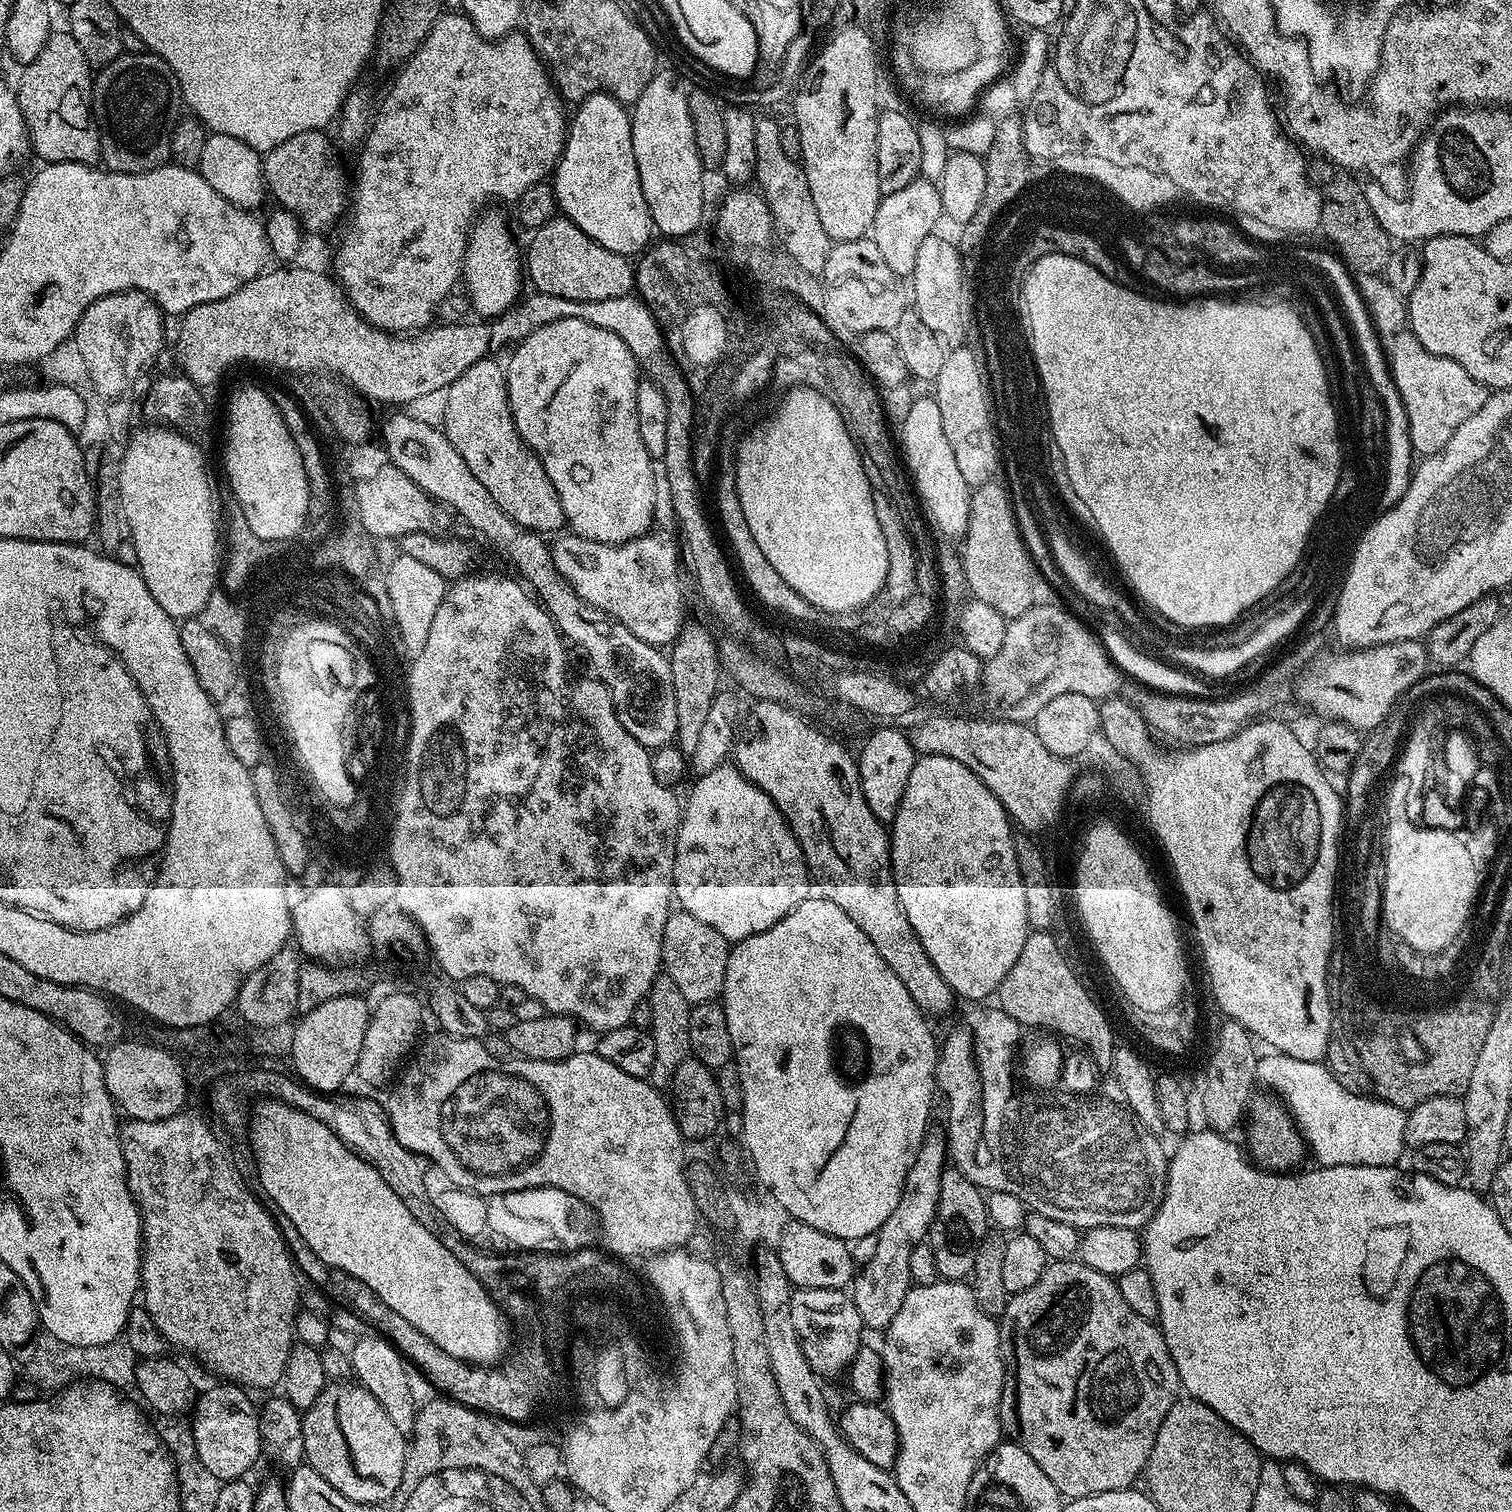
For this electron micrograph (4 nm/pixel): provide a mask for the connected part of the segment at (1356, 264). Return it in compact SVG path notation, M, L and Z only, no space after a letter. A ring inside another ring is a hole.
M1336 174L1322 192L1322 218L1319 231L1333 244L1331 247L1338 253L1339 259L1353 273L1383 273L1390 262L1394 251L1394 241L1382 230L1378 218L1374 218L1374 210L1368 201L1368 193L1355 175ZM1340 251L1340 252L1339 252Z

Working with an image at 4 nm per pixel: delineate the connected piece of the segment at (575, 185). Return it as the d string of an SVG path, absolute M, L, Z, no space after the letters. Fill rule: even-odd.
M604 92L587 96L575 108L576 113L573 116L571 113L570 123L566 128L560 161L556 163L550 180L552 189L556 192L559 211L572 220L578 230L590 234L594 242L606 246L606 250L614 250L629 258L635 257L649 247L654 229L646 198L642 194L642 182L638 178L638 162L634 162L632 118L629 109Z

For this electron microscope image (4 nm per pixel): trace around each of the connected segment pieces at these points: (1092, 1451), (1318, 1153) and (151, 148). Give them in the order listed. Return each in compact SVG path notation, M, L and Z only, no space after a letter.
M1079 1258L1052 1260L1049 1263L1048 1269L1042 1274L1042 1278L1038 1278L1038 1282L1034 1282L1034 1286L1009 1295L1008 1304L1005 1306L1003 1314L999 1316L998 1323L1000 1326L1000 1352L1004 1355L1004 1385L1002 1386L1002 1398L1000 1399L1000 1427L1003 1435L1011 1443L1022 1446L1022 1450L1026 1450L1026 1454L1030 1454L1030 1458L1034 1458L1034 1462L1038 1462L1038 1467L1042 1469L1042 1474L1046 1474L1046 1478L1050 1478L1050 1482L1054 1482L1054 1486L1060 1491L1061 1497L1093 1496L1103 1492L1117 1492L1123 1488L1132 1488L1135 1485L1135 1480L1139 1481L1144 1475L1144 1467L1148 1464L1150 1450L1154 1450L1154 1438L1158 1438L1158 1426L1162 1426L1162 1418L1166 1418L1166 1410L1170 1410L1170 1406L1178 1399L1182 1392L1178 1366L1174 1366L1174 1358L1170 1358L1170 1350L1166 1346L1164 1335L1160 1332L1159 1327L1153 1321L1142 1318L1142 1314L1138 1314L1135 1310L1130 1310L1130 1305L1122 1298L1122 1290L1118 1290L1116 1280L1113 1277L1106 1274L1098 1274L1098 1270L1090 1270L1090 1266L1086 1266Z
M1272 1050L1256 1062L1256 1079L1273 1088L1292 1114L1307 1151L1320 1166L1374 1166L1390 1168L1406 1149L1407 1115L1405 1109L1387 1104L1371 1095L1350 1094L1328 1068L1327 1063L1290 1058Z
M127 52L95 73L92 114L100 126L100 160L110 172L142 174L172 160L172 131L182 113L178 78L151 52Z

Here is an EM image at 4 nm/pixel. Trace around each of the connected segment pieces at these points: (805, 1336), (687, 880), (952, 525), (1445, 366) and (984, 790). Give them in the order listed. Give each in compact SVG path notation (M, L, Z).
M801 1288L793 1291L791 1297L791 1317L798 1334L798 1342L801 1343L802 1354L806 1362L820 1378L836 1376L847 1373L851 1364L862 1347L860 1339L866 1335L866 1329L862 1318L858 1314L858 1306L854 1306L851 1295L847 1291L838 1288Z
M732 762L718 765L695 781L682 808L674 854L674 900L683 911L706 922L729 942L745 940L770 930L810 896L808 864L784 816L758 786L743 776Z
M917 395L913 399L906 414L906 422L898 425L898 444L906 461L915 495L931 527L944 536L963 537L964 531L968 529L972 488L969 480L962 478L962 473L958 471L954 450L950 450L950 442L946 442L946 433L942 430L942 414L938 411L935 395Z
M1411 330L1391 337L1386 359L1392 381L1406 410L1412 451L1417 457L1433 456L1441 452L1446 442L1454 438L1454 430L1458 430L1458 426L1462 426L1470 414L1478 414L1490 394L1489 389L1470 378L1470 374L1466 374L1458 362L1430 354L1430 350L1418 342Z
M921 755L917 759L914 770L910 770L910 782L906 782L906 794L902 794L902 806L890 825L892 873L898 890L898 902L902 902L902 910L910 926L914 926L914 934L918 934L918 942L922 942L930 962L934 962L938 974L942 974L942 978L952 987L953 992L961 1001L984 1000L991 992L993 995L1006 978L1006 974L1010 974L1010 966L1018 962L1018 954L1022 954L1022 946L1026 946L1026 938L1030 931L1027 920L1026 893L1015 858L1016 841L1012 830L1014 831L1014 824L999 799L970 769L962 766L961 762L956 762L953 758L926 755Z

